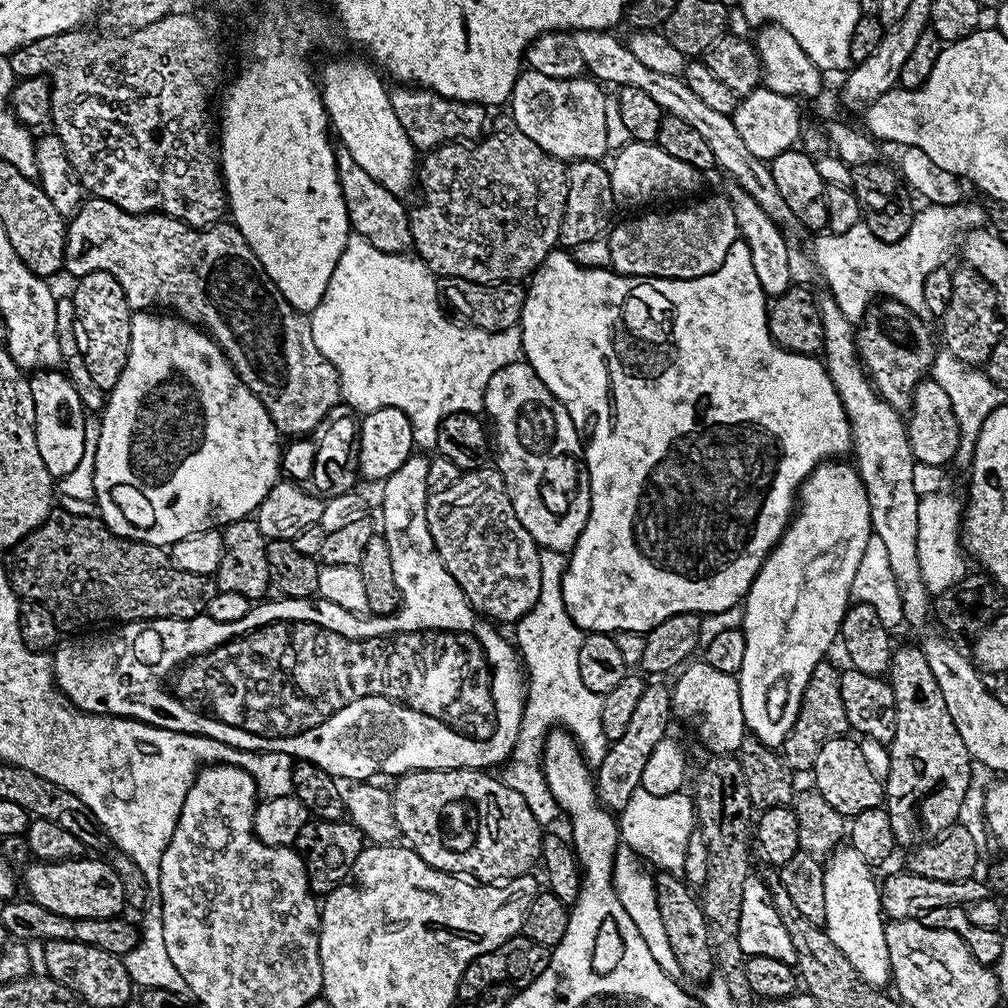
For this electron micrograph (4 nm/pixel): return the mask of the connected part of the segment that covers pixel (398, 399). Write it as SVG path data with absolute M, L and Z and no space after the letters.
M352 234L342 250L342 258L338 258L338 266L334 266L334 274L330 274L322 302L310 313L314 346L318 346L334 366L340 379L343 403L348 403L353 413L358 412L356 414L382 410L383 407L404 411L413 428L416 446L434 446L438 442L438 426L442 418L450 414L483 413L490 378L502 370L502 366L515 364L524 355L519 327L487 332L465 326L451 315L444 316L443 311L437 277L423 260L408 254L386 254L370 246L366 238Z

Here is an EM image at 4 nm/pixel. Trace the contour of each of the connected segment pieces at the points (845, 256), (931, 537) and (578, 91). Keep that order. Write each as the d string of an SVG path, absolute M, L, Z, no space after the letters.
M983 203L967 204L928 204L921 212L917 211L910 222L910 230L906 230L906 238L898 242L882 242L870 230L870 226L863 222L850 226L846 234L820 234L816 240L816 264L820 267L820 272L824 275L824 280L828 283L827 291L832 300L838 302L838 310L846 314L846 318L853 322L864 319L864 314L868 307L877 298L887 298L902 302L911 312L926 313L926 302L922 299L922 282L926 282L926 274L930 270L945 267L949 263L952 251L957 251L958 240L956 236L963 237L973 230L984 230L989 227L988 210Z
M948 491L926 494L918 502L918 566L922 566L924 584L933 597L950 590L969 571L962 543L962 500Z
M531 70L521 71L510 97L511 123L522 130L526 138L534 138L542 150L559 160L603 161L604 152L609 151L606 142L606 93L603 91L605 89L591 78L563 80L546 78L546 74Z

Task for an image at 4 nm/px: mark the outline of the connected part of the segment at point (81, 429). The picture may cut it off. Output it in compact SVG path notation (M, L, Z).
M37 371L30 383L36 411L38 454L42 454L42 462L46 462L46 470L50 470L52 477L59 478L74 470L86 453L86 411L78 398L78 391L63 371Z

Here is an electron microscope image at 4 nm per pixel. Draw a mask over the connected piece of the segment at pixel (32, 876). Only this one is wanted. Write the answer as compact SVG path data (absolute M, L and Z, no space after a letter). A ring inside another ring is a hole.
M63 860L62 862L32 862L27 865L24 880L28 883L27 895L38 906L46 910L54 910L54 914L66 914L74 919L78 918L106 918L107 920L119 917L120 911L125 911L122 882L118 880L118 874L113 870L111 863L100 860Z

